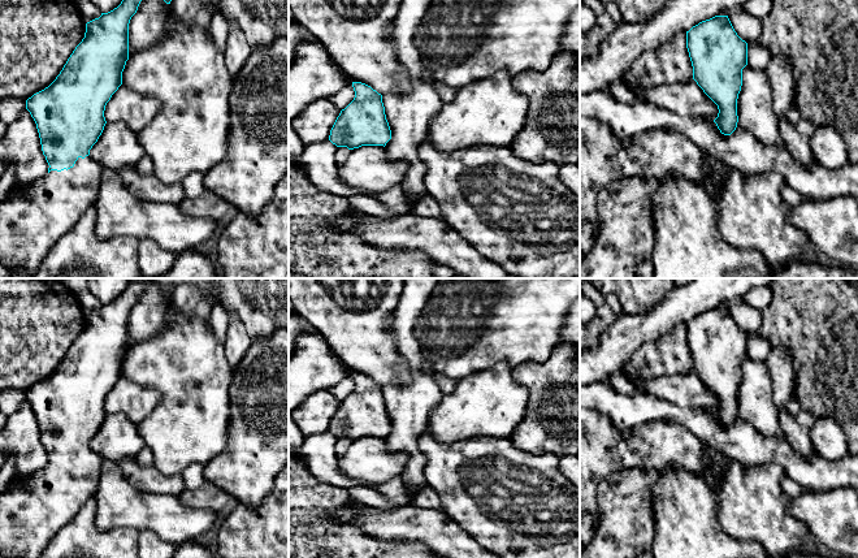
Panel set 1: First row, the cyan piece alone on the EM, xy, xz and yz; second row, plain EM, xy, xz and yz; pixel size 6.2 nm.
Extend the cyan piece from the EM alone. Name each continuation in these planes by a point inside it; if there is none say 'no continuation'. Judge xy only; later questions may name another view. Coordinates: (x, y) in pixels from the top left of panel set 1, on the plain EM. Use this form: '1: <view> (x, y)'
1: xy (30, 518)

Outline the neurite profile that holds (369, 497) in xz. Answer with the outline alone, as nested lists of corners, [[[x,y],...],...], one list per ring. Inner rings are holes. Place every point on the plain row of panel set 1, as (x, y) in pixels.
[[[354,486],[348,489],[351,497],[365,506],[370,506],[380,510],[393,510],[395,506],[380,492],[367,486]]]

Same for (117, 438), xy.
[[[107,414],[98,433],[90,441],[103,460],[117,463],[126,458],[135,458],[146,446],[138,425],[124,414]]]

